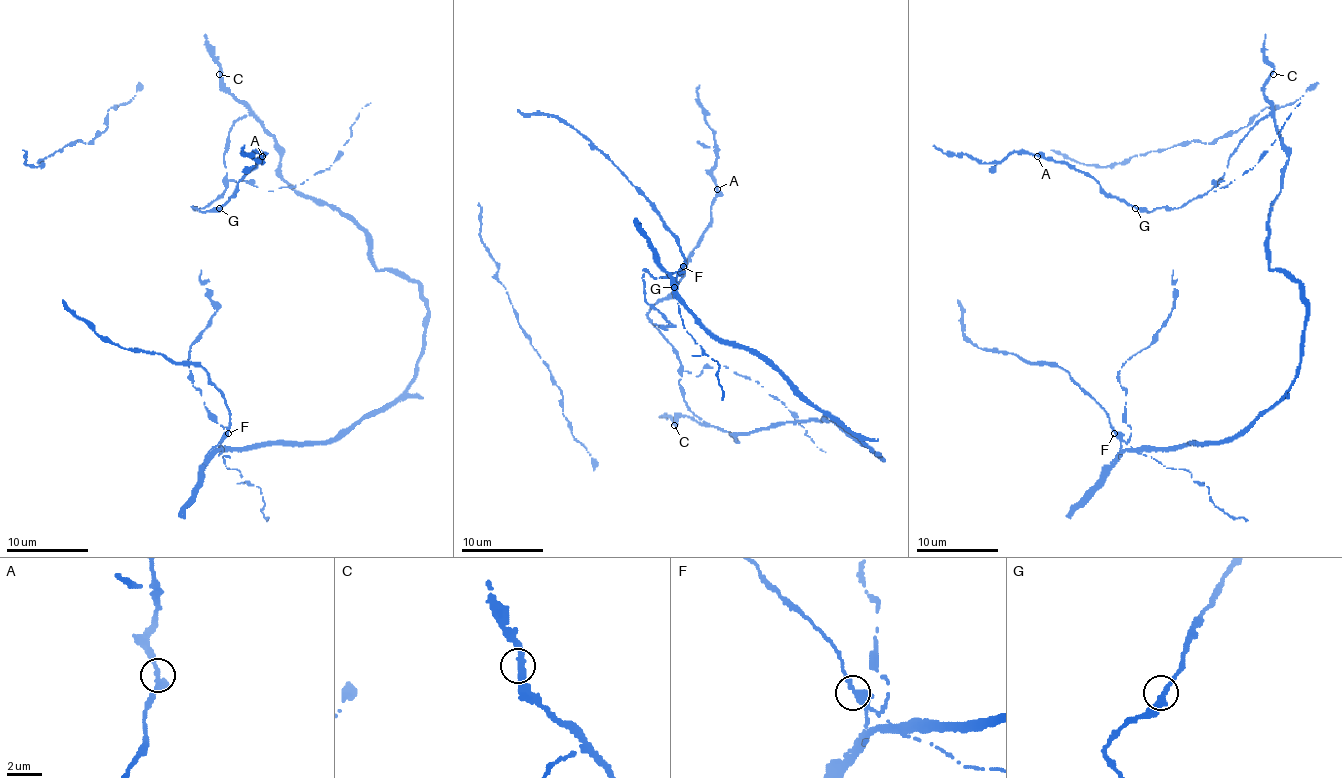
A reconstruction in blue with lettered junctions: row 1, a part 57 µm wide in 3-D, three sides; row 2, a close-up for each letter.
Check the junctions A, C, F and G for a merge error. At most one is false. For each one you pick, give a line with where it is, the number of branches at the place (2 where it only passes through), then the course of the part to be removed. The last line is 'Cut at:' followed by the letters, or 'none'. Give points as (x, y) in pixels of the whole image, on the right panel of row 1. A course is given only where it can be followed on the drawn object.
F: place (1114, 433); branches 2; course (1115, 433), (1125, 442), (1131, 433), (1125, 388), (1119, 382), (1121, 366), (1148, 345), (1172, 310), (1172, 269)
Cut at: F

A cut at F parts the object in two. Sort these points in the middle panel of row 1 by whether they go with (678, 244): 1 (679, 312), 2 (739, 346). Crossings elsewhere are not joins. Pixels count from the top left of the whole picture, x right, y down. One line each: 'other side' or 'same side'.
1: other side
2: same side

